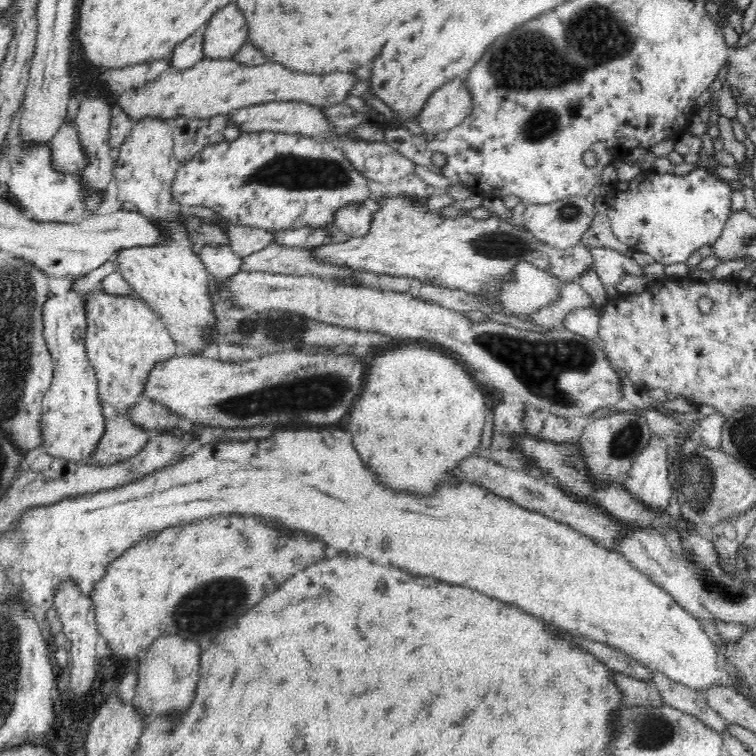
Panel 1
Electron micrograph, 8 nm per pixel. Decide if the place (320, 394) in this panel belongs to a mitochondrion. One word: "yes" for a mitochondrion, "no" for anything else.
yes

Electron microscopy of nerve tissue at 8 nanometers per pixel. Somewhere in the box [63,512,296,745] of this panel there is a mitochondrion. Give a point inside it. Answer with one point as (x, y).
(200, 612)

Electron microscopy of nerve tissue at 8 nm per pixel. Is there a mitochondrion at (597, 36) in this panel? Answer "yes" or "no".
yes

